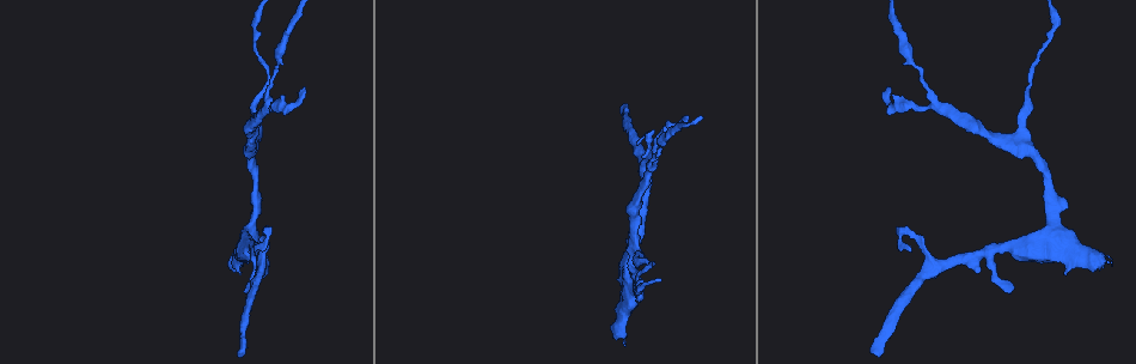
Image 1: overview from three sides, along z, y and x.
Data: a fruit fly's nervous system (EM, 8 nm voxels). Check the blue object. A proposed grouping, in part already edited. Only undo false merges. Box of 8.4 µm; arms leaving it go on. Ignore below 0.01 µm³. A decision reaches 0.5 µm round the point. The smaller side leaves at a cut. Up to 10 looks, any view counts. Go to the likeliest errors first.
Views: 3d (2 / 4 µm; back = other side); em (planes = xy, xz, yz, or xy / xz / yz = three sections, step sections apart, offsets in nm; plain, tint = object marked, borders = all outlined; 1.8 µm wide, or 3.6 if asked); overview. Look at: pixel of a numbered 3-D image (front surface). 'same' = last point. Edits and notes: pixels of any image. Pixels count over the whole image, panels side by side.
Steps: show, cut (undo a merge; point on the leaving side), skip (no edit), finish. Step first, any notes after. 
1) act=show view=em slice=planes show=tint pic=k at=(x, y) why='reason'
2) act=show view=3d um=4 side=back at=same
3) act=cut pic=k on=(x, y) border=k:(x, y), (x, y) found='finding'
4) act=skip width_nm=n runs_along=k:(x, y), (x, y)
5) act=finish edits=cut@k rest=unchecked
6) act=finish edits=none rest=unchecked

act=show view=em slice=yz step=4 show=tint pic=1 at=(1027, 148) why='three arms meet'

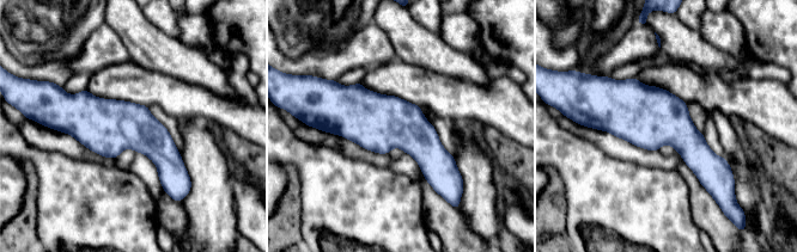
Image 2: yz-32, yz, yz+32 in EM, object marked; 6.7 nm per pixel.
act=show view=em slice=planes show=tint at=same

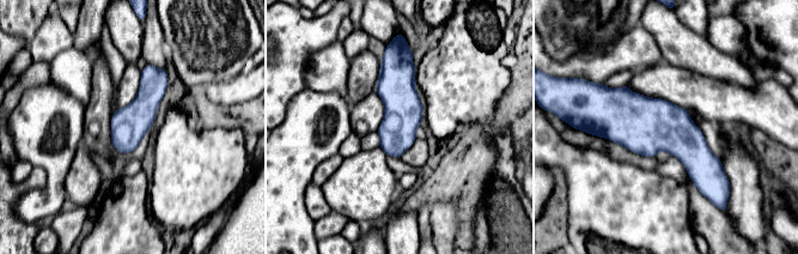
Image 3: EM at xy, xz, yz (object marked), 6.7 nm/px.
act=skip width_nm=240 found='one neuron here'

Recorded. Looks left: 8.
act=show view=3d um=2 side=back pic=1 at=(268, 104) why='branch point'

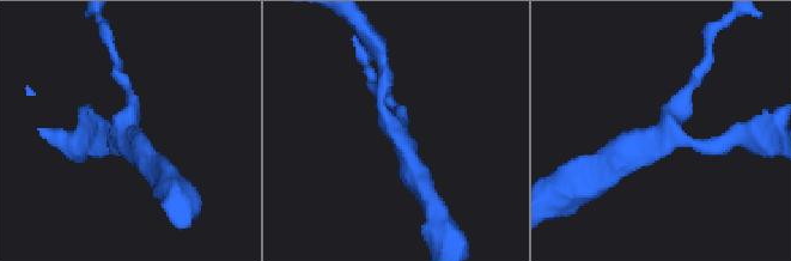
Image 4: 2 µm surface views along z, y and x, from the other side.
act=show view=em slice=xy step=16 show=tint pic=4 at=(397, 127) arms=3

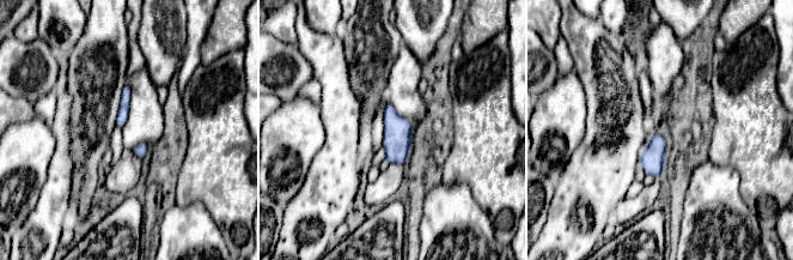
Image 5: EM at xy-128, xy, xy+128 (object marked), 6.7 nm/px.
act=show view=em slice=planes show=tint at=same why='cut it another way'

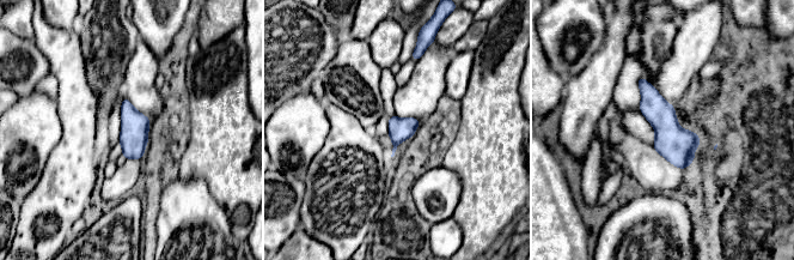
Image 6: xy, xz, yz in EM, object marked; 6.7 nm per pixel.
act=skip runs_along=6:(641, 80), (678, 147), (683, 165) found='continuous, no second neuron'

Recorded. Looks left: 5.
act=show view=3d um=4 side=back pic=1 at=(990, 247) why='three arms meet'

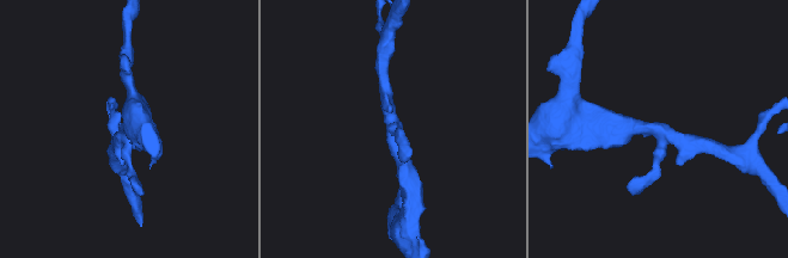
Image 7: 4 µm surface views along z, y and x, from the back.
act=show view=em slice=planes show=tint pic=7 at=(391, 126) arms=3 why='shape alone is not enough'

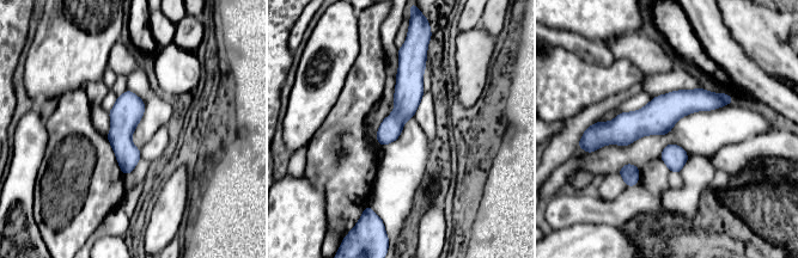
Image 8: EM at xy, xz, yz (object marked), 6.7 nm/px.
act=skip runs_along=8:(729, 100), (597, 126) found='continuous, no second neuron'

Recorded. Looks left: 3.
act=show view=em slice=planes show=plain pic=1 at=(619, 321) why='sudden change in width'

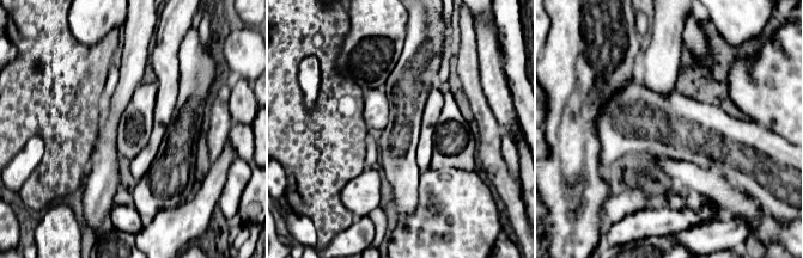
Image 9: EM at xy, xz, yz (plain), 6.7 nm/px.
act=show view=em slice=planes show=tint at=same why='with the object marked'

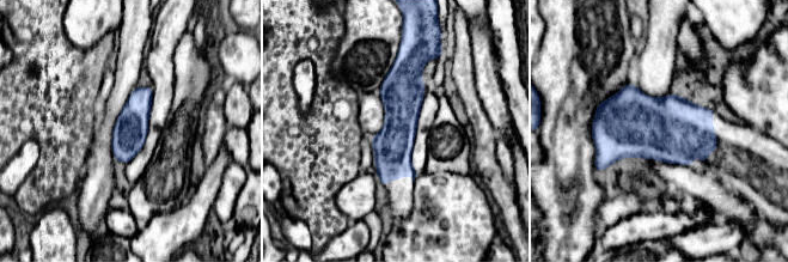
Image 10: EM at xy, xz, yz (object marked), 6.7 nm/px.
act=skip runs_along=10:(402, 58), (399, 129), (383, 180) found='continuous, no second neuron'

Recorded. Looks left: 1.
act=finish edits=none rest=unchecked

